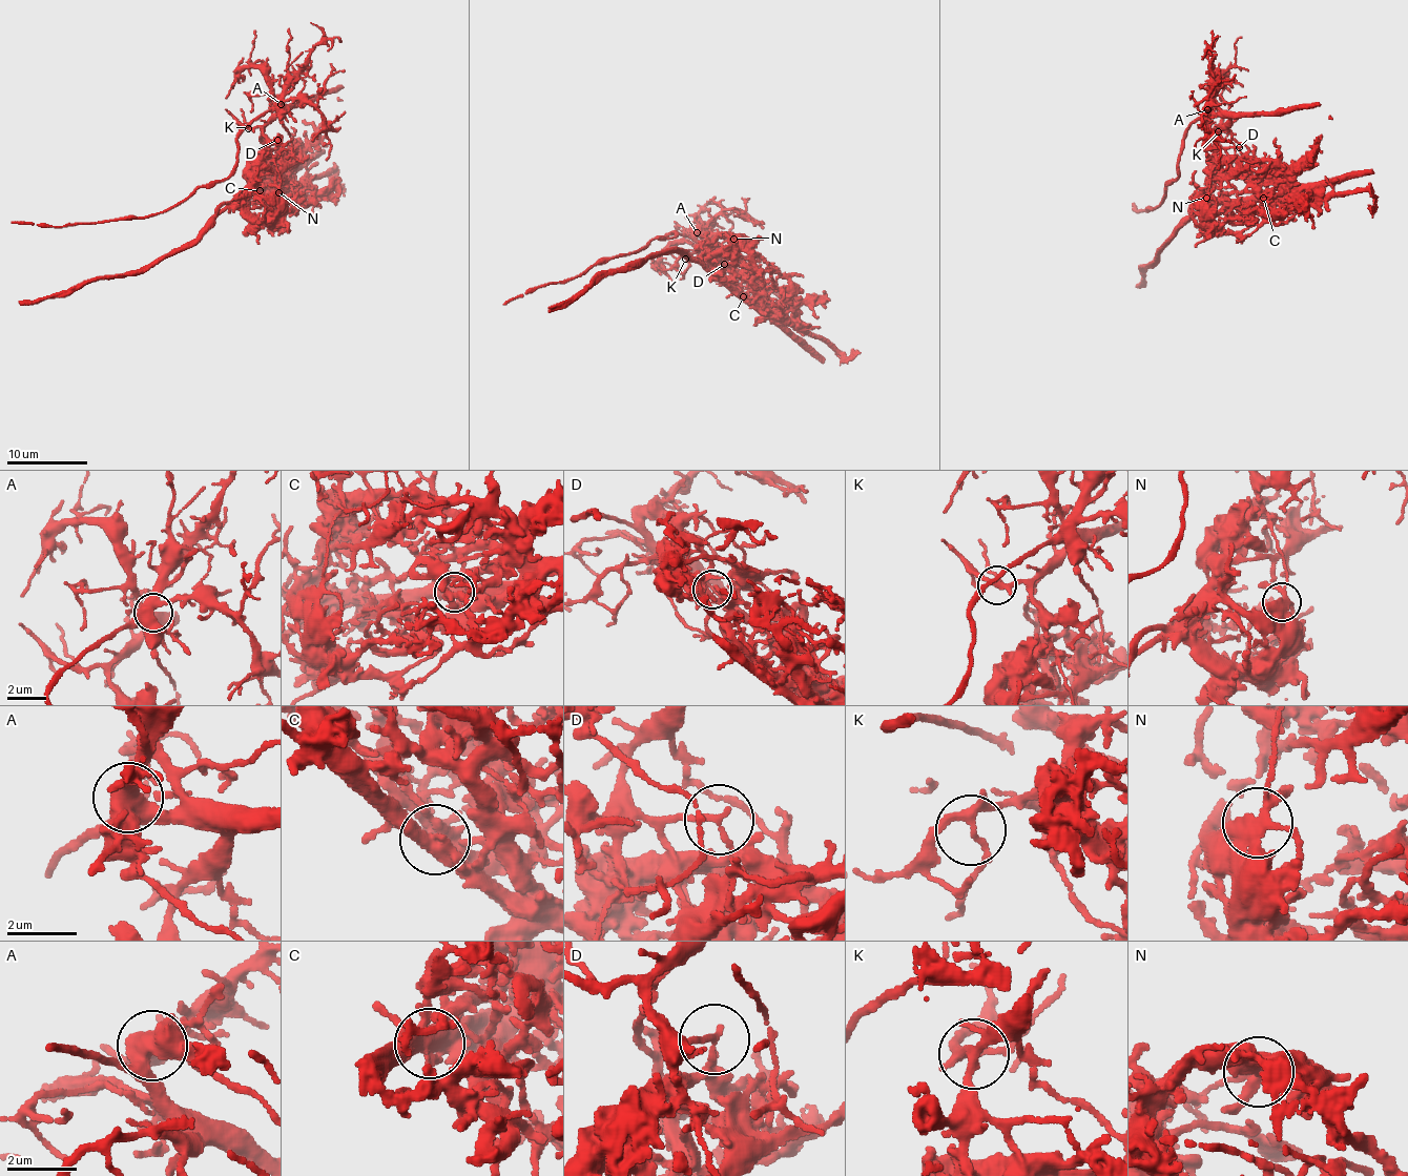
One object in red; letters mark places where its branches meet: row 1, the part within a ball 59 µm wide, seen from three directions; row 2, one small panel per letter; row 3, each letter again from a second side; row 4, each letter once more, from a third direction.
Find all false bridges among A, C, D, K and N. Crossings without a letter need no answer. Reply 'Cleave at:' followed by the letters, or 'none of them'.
Cleave at: C, D, N

